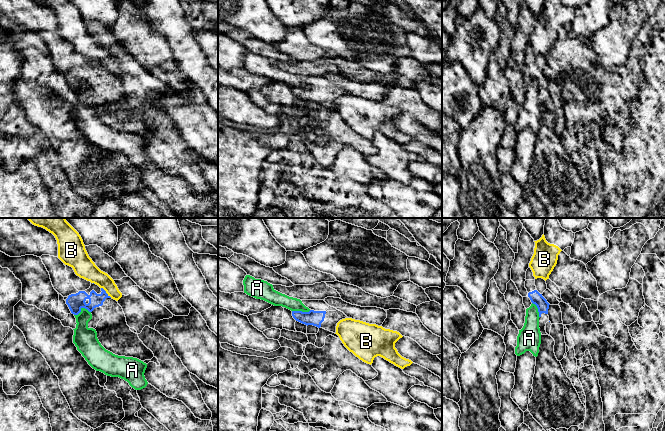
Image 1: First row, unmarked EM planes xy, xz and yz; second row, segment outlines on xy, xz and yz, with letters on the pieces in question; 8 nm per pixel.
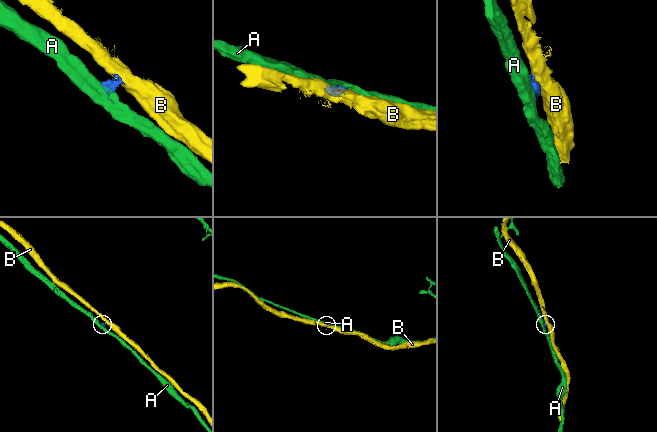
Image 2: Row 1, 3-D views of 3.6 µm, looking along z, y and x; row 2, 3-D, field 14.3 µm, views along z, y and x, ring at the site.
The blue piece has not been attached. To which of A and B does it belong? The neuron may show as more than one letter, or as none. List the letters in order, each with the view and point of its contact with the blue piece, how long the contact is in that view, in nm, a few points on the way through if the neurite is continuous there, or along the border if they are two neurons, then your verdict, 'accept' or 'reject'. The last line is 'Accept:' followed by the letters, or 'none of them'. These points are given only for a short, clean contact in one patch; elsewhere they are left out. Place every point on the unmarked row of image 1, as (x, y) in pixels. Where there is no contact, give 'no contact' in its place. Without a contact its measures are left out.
A: contact xy (80, 85); length 140 nm; border xy (90, 87), (82, 84), (74, 91); reject
B: contact xy (105, 68); length 120 nm; border xy (101, 63), (111, 73); reject
Accept: none of them

